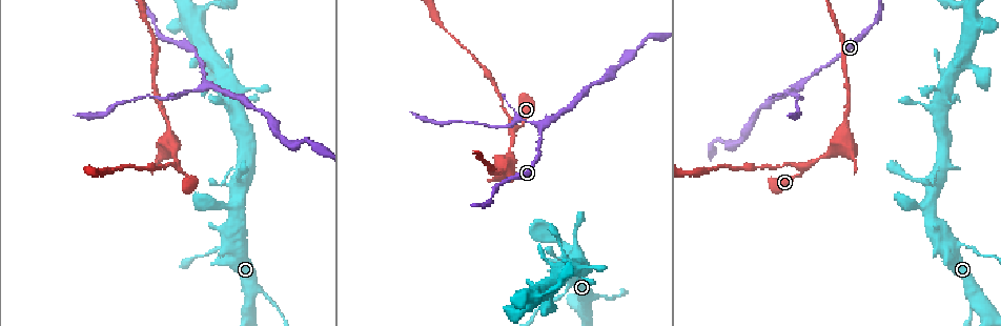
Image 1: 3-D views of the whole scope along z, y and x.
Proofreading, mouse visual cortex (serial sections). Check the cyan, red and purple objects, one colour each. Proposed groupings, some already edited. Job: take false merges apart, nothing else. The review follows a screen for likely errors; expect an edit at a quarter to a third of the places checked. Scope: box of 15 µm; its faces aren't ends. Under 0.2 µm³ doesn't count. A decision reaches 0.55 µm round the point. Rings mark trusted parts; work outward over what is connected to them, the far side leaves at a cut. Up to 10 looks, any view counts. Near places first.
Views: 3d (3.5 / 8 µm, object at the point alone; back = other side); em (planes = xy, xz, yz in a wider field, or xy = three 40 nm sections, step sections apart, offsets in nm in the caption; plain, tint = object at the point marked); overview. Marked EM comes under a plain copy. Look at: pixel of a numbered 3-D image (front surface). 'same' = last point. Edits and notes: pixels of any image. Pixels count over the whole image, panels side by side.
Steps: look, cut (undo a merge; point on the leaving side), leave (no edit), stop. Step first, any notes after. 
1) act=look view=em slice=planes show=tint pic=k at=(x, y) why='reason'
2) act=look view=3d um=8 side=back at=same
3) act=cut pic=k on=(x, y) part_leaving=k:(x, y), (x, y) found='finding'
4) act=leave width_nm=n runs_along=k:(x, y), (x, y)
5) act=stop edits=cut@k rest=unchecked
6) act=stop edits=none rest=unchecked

act=look view=3d um=3.5 pic=1 at=(969, 289) why='small branch off a trunk'

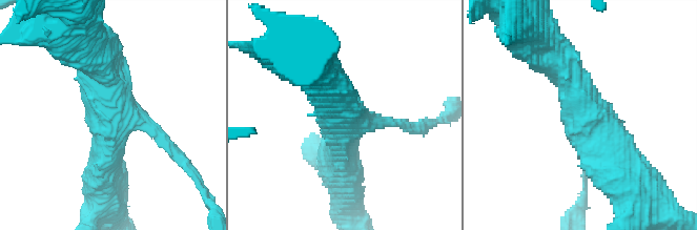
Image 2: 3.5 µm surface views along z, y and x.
act=look view=em slice=xy step=5 show=tint pic=2 at=(129, 115) why='need the tissue'

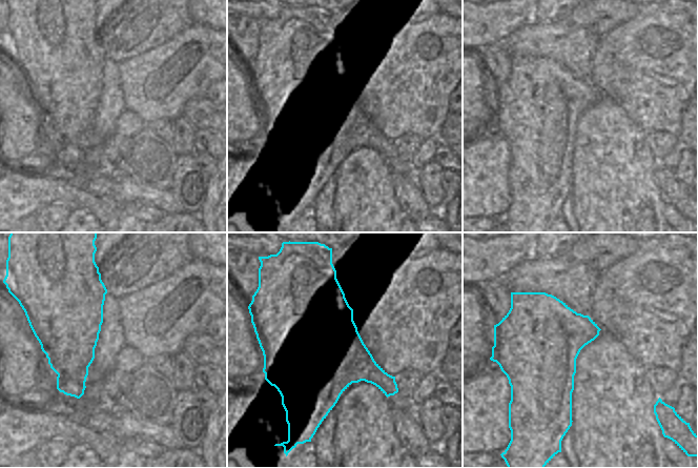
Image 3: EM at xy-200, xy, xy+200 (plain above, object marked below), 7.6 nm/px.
act=leave arm_widths_nm=150,500,600 runs_along=2:(557, 57), (594, 141), (621, 172) found='all the same cell'

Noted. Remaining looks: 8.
act=look view=3d um=3.5 pic=1 at=(572, 282) why='thin neck'

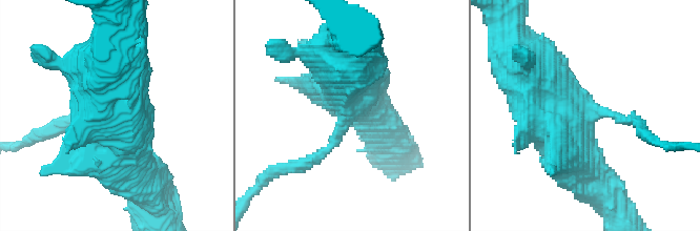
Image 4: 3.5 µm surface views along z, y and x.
act=look view=em slice=planes show=tint pic=4 at=(350, 111) why='need the tissue'

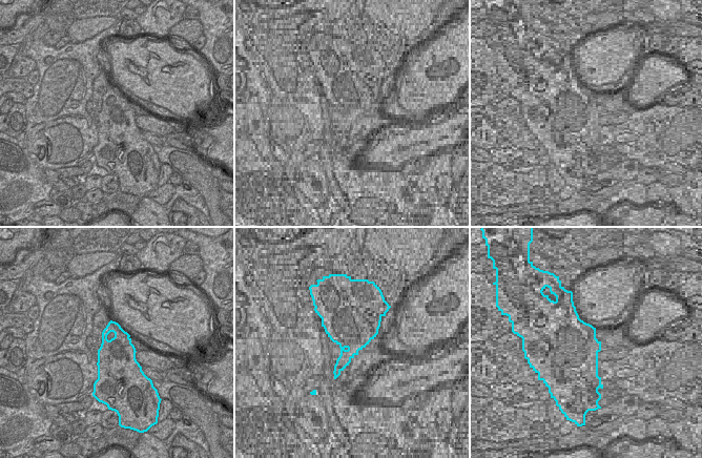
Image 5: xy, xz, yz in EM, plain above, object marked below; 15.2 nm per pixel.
act=leave width_nm=600 runs_along=4:(602, 186), (567, 144), (527, 77) found='one cell here'

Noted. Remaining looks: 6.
act=look view=em slice=xy step=3 show=tint pic=1 at=(799, 86) why='branch point'

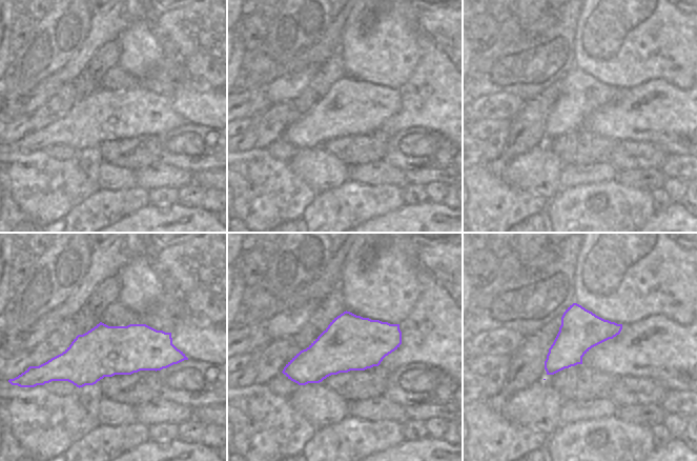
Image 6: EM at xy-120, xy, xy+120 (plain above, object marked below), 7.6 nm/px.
act=look view=3d um=3.5 at=same

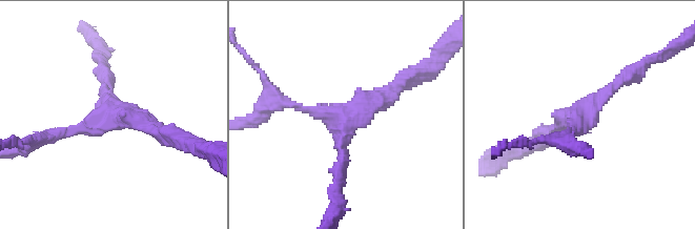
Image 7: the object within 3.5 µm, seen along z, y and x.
act=leave arm_widths_nm=150,200,250 runs_along=6:(177, 360), (90, 357), (44, 369) found='one cell here'

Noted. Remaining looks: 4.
act=look view=3d um=8 pic=1 at=(516, 129) why='sharp bend'

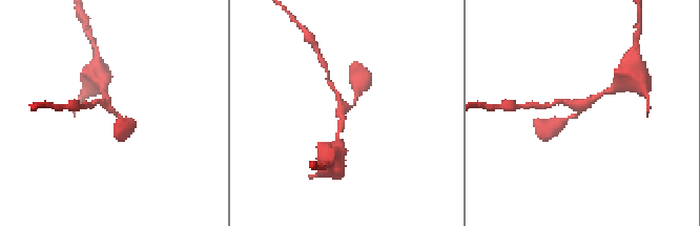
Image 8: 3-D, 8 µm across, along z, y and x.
act=look view=3d um=3.5 pic=8 at=(345, 108) why='closer look'

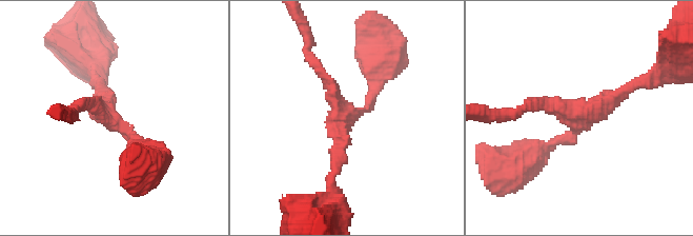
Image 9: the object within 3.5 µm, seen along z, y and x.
act=look view=em slice=xy step=5 show=tint pic=9 at=(345, 116) arms=3 arm_widths_nm=150,200,200

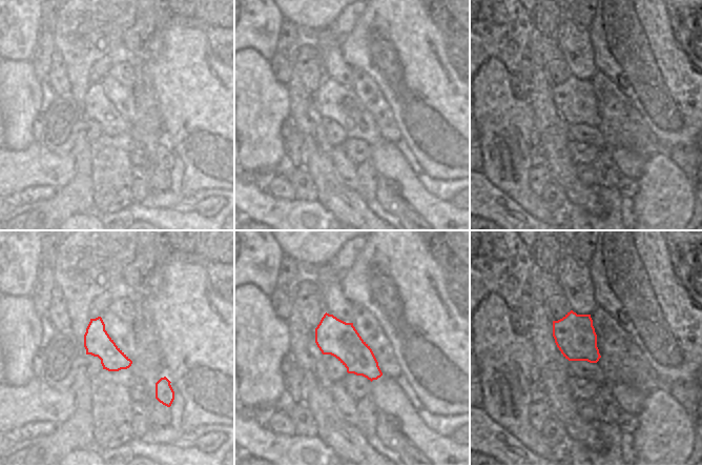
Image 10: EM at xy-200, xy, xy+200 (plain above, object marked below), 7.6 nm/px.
act=leave runs_along=9:(538, 153), (635, 85) found='all the same cell'

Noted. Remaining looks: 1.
act=stop edits=none rest=unchecked

